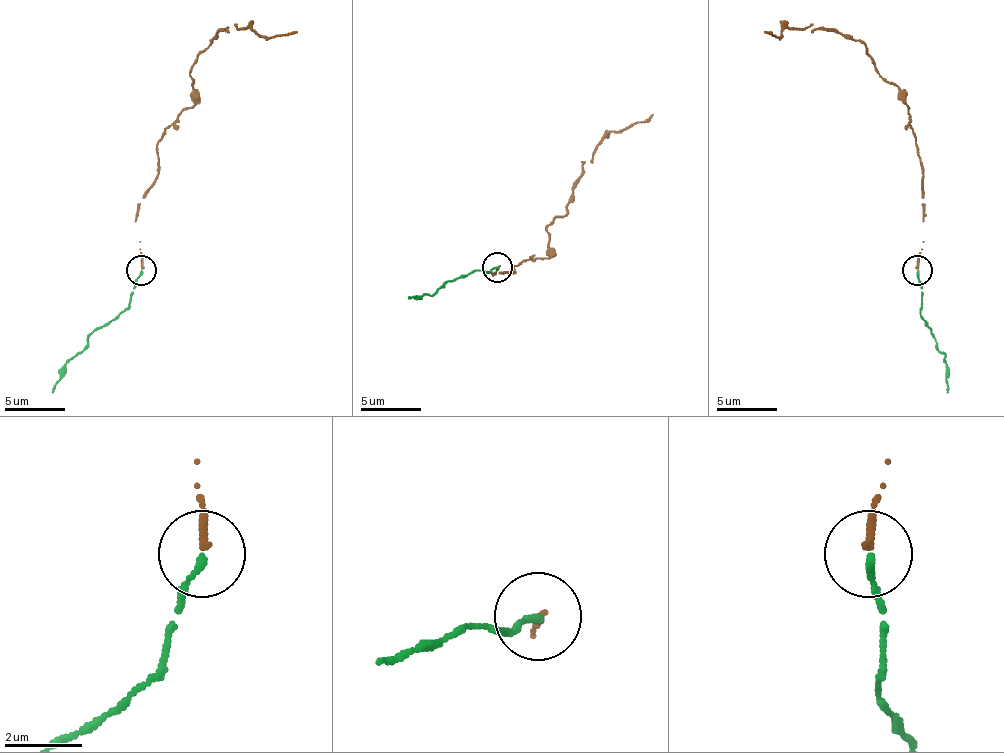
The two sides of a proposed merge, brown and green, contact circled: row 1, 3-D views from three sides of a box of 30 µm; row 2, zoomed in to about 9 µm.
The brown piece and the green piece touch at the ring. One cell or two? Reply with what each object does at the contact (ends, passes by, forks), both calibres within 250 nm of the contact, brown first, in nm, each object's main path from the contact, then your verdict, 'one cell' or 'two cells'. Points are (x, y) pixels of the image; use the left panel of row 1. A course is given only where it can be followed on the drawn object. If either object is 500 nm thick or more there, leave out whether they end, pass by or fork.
brown ends | green ends | 200/170 nm | brown via (142, 269), (136, 206), (157, 176), (163, 130), (193, 103), (193, 61), (233, 24), (254, 33), (296, 30) | green via (142, 269), (130, 303), (88, 339), (51, 393) | one cell

